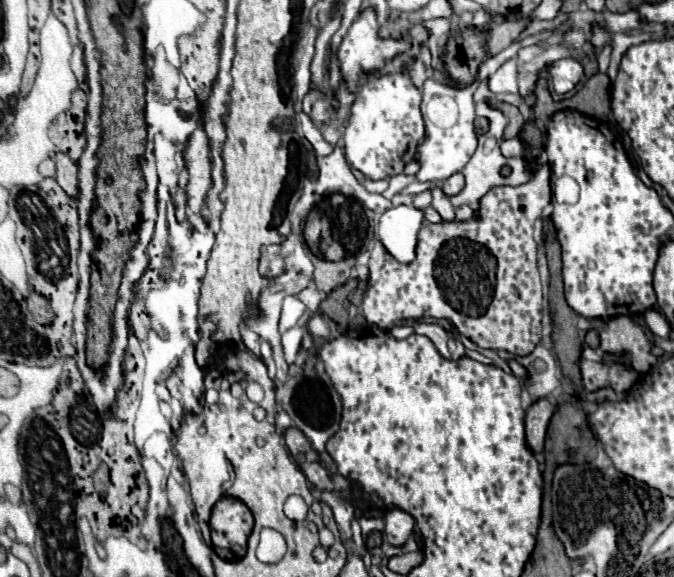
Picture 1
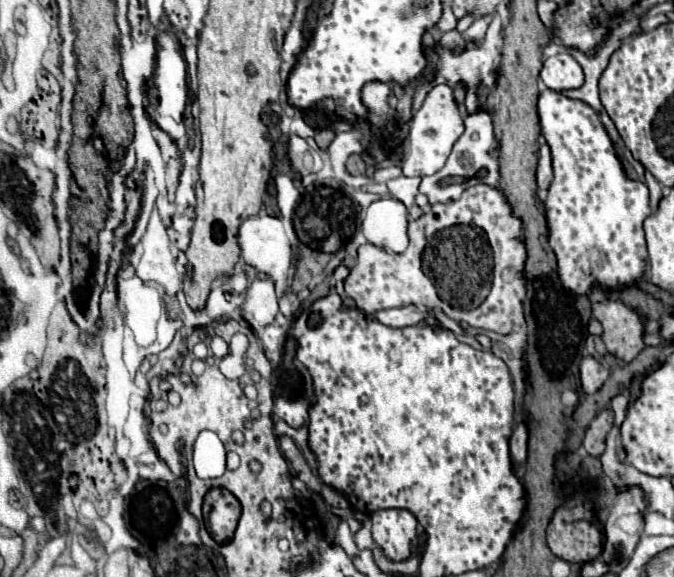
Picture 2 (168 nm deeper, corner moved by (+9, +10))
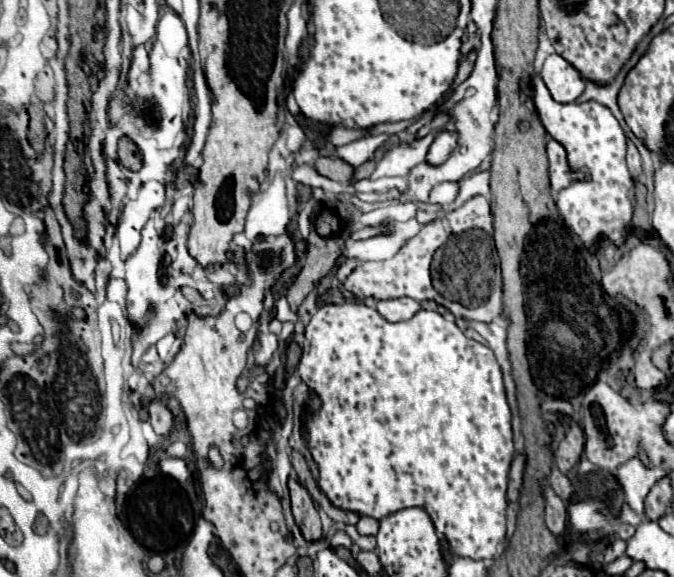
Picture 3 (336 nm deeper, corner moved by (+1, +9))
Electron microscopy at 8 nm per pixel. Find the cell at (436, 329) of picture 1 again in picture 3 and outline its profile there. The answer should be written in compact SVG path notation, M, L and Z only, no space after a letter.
M401 297L401 299L391 299L391 301L377 301L377 311L383 319L397 323L397 321L407 321L411 319L421 305L415 299Z

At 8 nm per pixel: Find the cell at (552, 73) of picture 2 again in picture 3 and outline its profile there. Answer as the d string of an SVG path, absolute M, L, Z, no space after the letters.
M557 53L545 59L541 77L553 99L559 103L571 103L585 91L583 75L579 75L579 71Z

